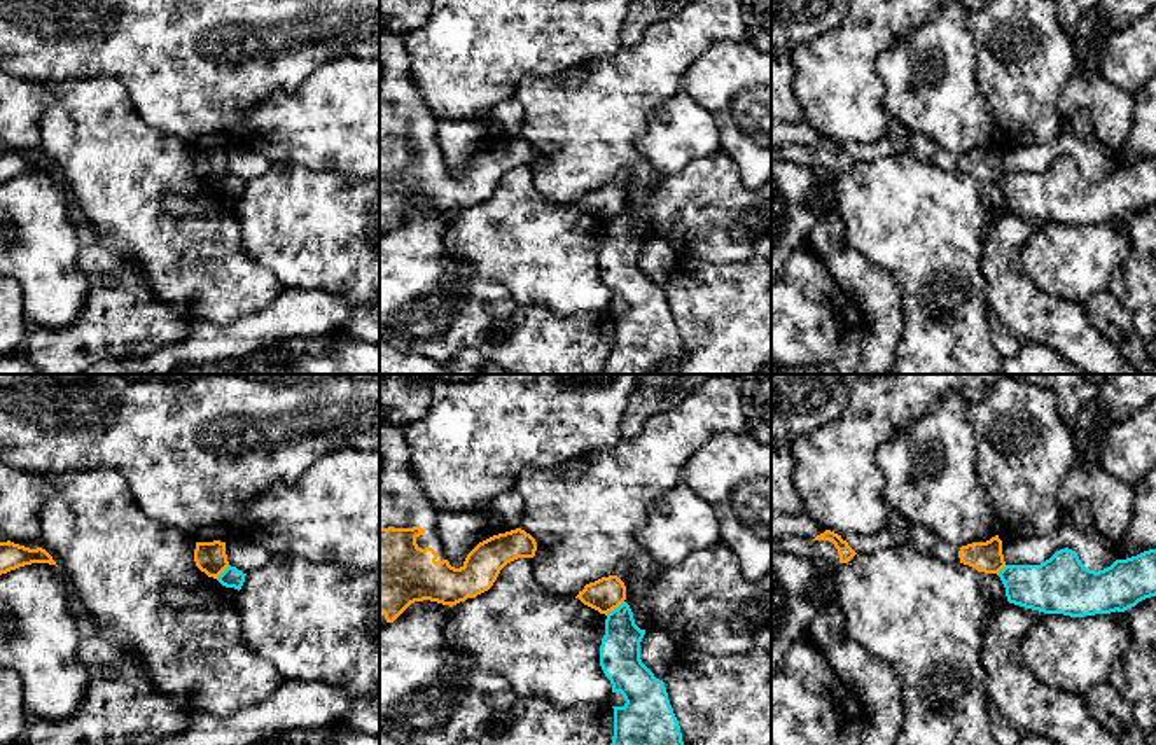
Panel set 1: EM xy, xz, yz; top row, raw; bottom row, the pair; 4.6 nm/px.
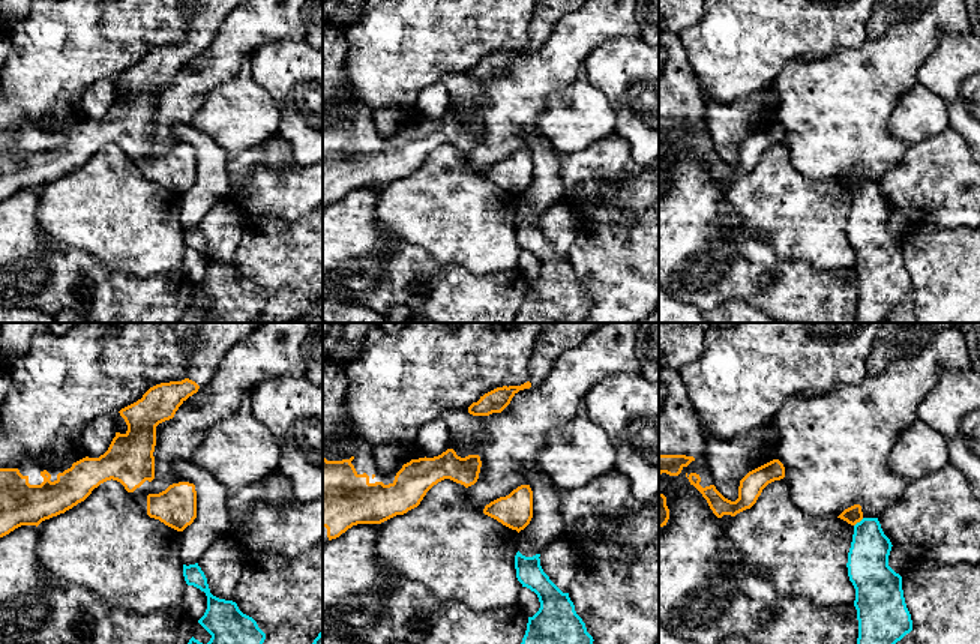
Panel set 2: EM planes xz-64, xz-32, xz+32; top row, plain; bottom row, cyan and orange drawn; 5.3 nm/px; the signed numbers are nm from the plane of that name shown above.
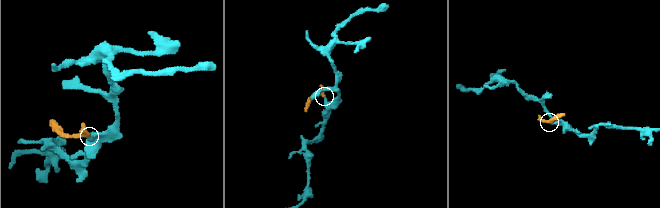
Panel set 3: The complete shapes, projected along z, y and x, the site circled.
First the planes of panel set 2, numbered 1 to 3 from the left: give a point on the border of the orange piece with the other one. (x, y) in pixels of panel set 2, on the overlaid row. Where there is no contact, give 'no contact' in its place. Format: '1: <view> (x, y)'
1: no contact
2: no contact
3: xz+32 (860, 521)

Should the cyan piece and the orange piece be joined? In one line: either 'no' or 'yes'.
no

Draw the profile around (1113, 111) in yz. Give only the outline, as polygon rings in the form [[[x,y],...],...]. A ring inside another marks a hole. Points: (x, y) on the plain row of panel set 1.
[[[1102,73],[1074,75],[1063,89],[1060,98],[1063,133],[1079,110],[1091,115],[1097,140],[1104,145],[1118,150],[1128,140],[1135,121],[1133,94],[1105,80]]]

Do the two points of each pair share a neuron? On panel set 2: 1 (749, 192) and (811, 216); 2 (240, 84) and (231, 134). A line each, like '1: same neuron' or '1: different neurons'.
1: same neuron
2: same neuron

